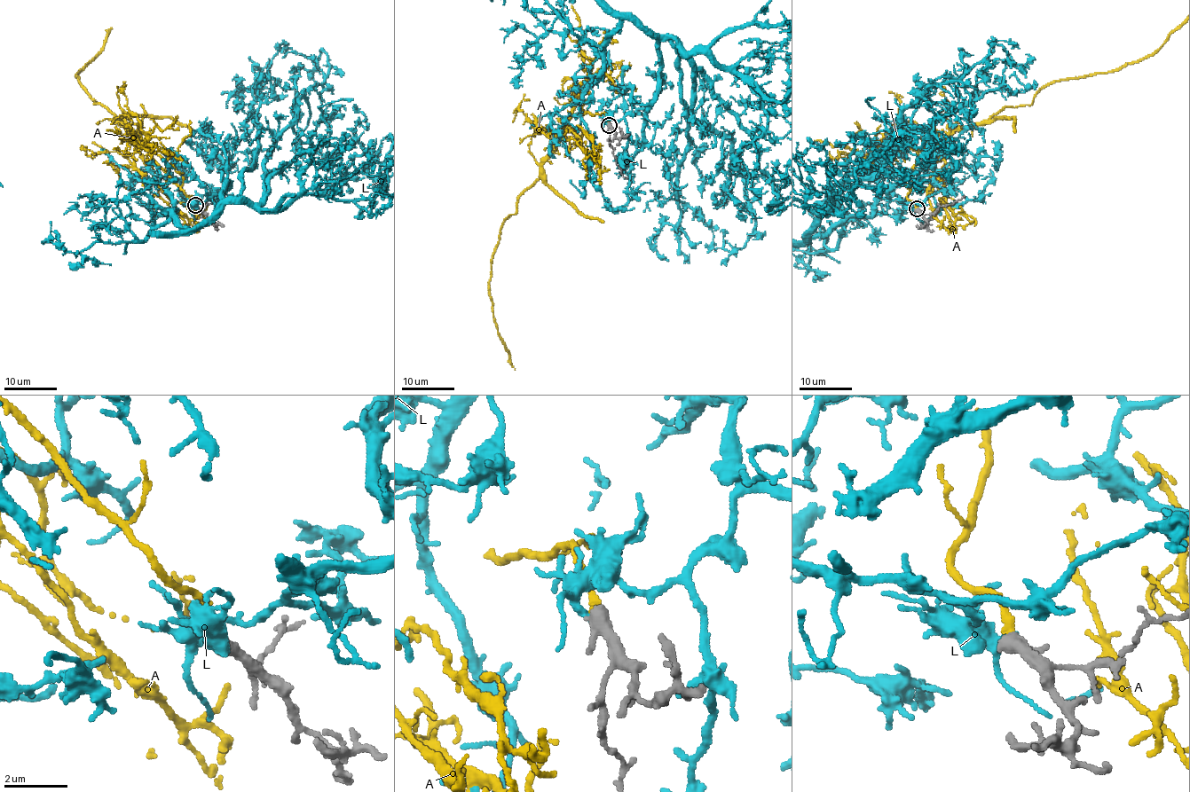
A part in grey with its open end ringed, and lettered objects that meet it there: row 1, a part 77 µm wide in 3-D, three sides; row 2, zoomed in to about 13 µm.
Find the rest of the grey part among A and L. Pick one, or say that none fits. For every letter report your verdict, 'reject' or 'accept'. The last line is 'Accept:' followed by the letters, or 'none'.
A: accept
L: reject
Accept: A

